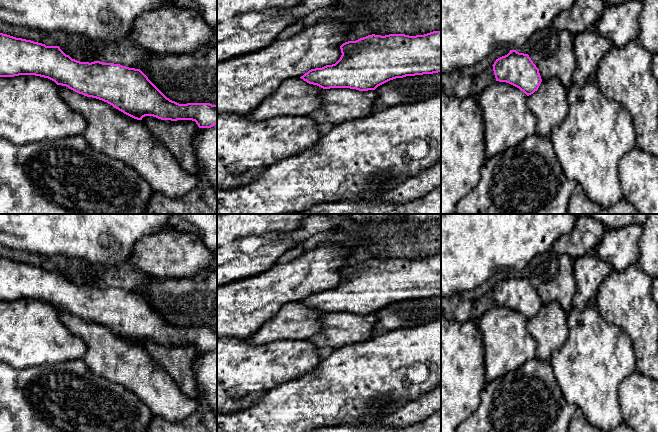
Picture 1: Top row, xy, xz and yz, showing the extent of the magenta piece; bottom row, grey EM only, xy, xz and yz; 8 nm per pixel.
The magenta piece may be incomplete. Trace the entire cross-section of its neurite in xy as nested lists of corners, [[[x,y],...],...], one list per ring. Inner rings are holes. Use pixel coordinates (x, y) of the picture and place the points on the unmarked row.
[[[0,257],[0,301],[19,299],[48,302],[57,309],[66,310],[79,318],[107,326],[137,344],[142,344],[145,340],[171,345],[192,344],[199,352],[211,352],[217,348],[217,329],[210,327],[179,328],[172,325],[140,293],[100,285],[80,286],[66,279],[59,270],[46,270]]]

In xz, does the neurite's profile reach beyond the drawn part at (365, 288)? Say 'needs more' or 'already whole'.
already whole

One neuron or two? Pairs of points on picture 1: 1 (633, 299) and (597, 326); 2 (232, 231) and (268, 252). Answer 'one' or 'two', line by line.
1: two
2: one

